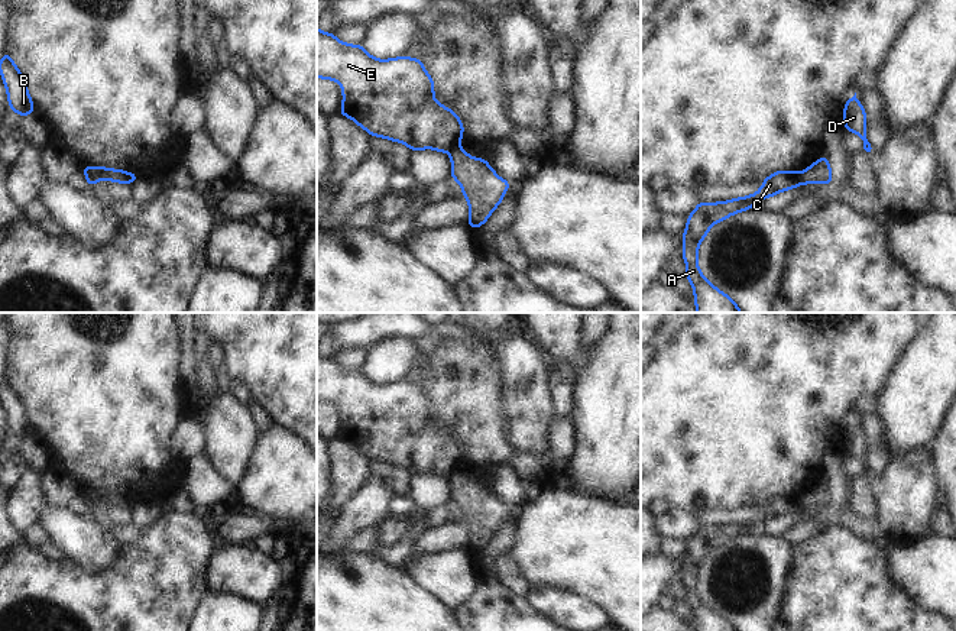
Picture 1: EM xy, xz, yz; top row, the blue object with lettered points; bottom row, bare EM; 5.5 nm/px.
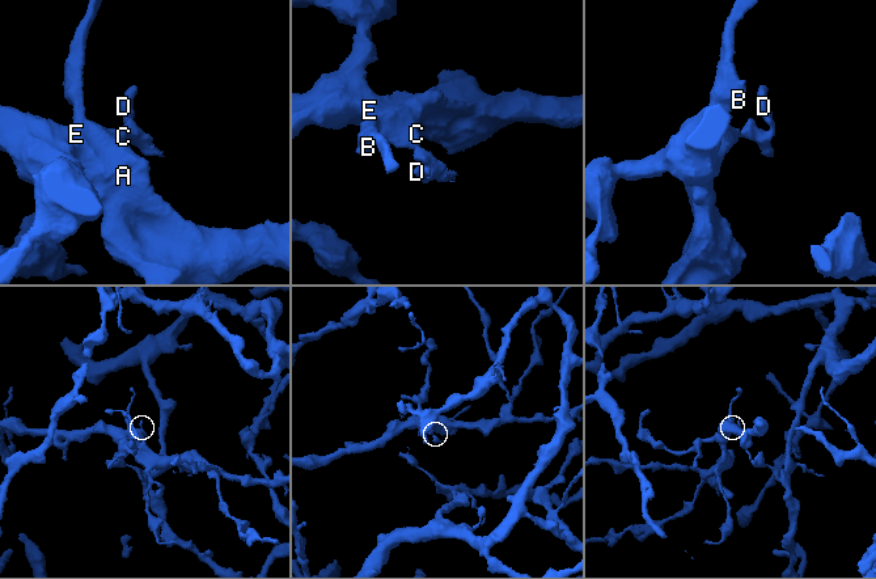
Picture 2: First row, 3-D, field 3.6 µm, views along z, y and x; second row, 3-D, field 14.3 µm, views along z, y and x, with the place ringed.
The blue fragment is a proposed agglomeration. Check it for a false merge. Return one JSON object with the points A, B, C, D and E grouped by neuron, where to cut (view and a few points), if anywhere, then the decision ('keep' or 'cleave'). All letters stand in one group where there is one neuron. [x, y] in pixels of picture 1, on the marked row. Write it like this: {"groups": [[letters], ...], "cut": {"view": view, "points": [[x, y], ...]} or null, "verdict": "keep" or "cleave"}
{"groups": [["A", "B", "C", "E"], ["D"]], "cut": {"view": "xz", "points": [[459, 145], [449, 151]]}, "verdict": "cleave"}

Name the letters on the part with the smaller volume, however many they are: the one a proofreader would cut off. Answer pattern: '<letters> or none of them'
D

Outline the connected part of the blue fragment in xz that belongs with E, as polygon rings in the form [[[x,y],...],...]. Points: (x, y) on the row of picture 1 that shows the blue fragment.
[[[317,27],[317,78],[340,82],[340,114],[372,136],[402,142],[412,151],[450,152],[461,143],[463,123],[434,100],[434,81],[421,58],[380,61],[362,45],[347,45]]]

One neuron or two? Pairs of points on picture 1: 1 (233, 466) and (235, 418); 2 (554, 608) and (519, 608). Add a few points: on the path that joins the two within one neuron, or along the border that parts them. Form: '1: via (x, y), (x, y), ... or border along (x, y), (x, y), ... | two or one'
1: via (233, 455), (233, 430) | one
2: border along (527, 596), (548, 615) | two

